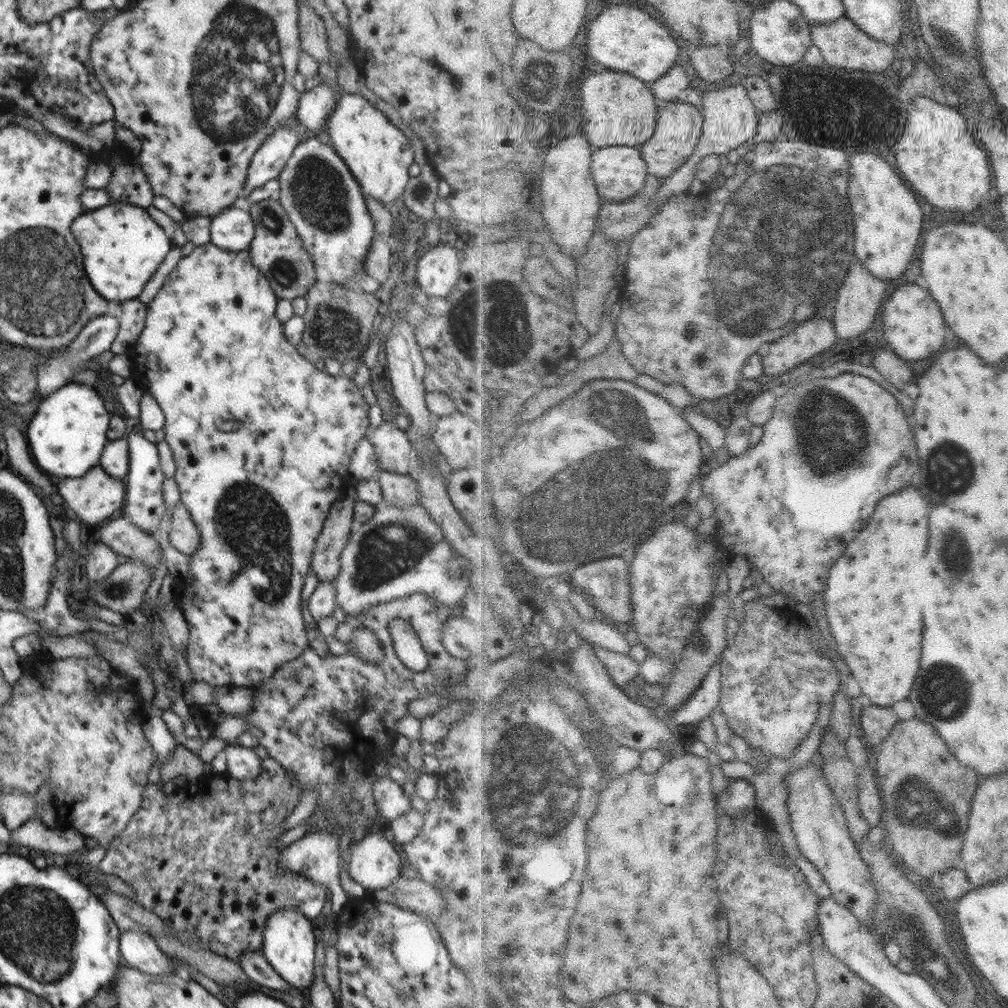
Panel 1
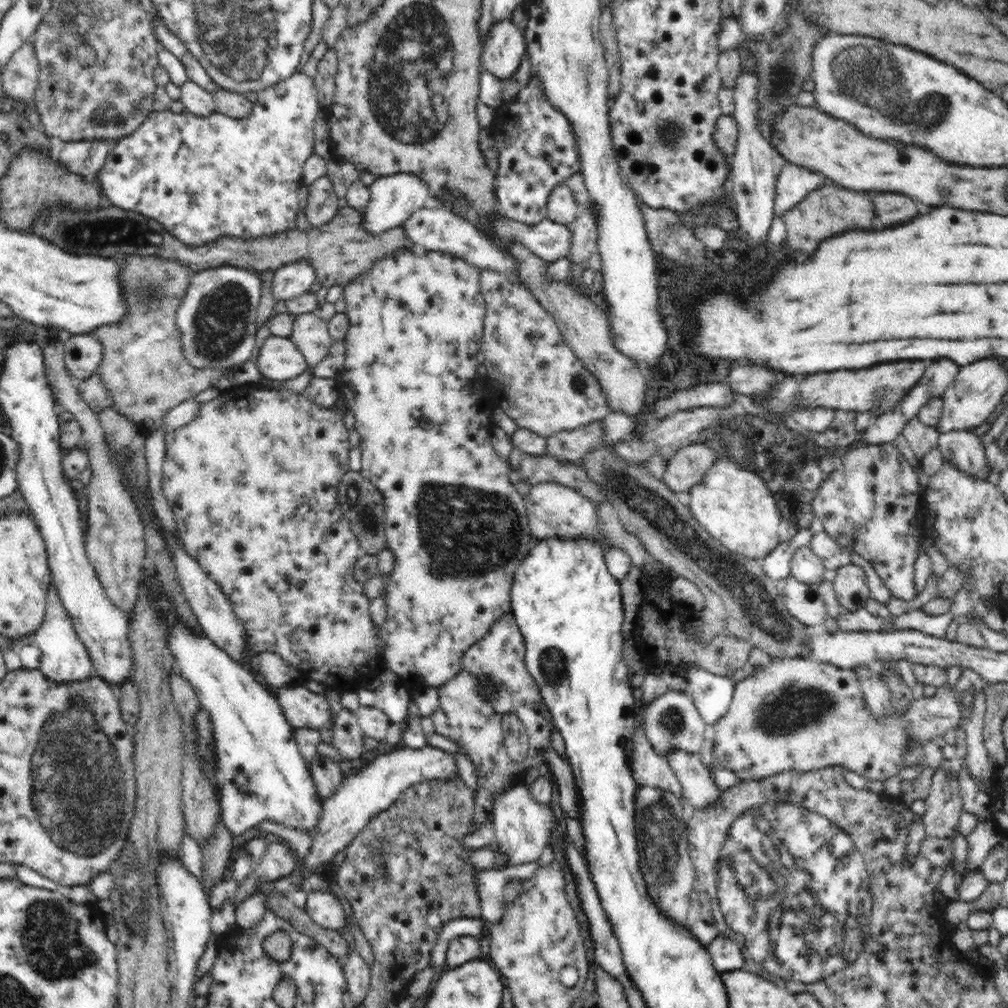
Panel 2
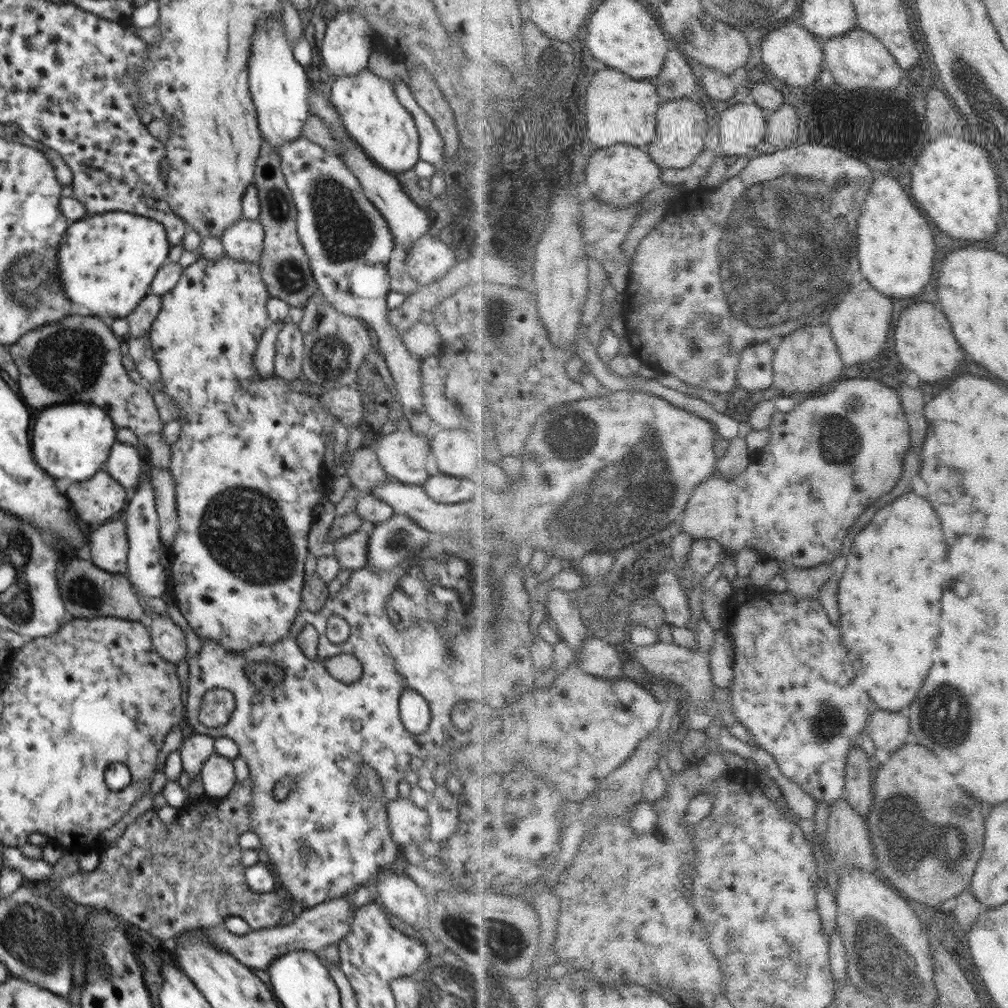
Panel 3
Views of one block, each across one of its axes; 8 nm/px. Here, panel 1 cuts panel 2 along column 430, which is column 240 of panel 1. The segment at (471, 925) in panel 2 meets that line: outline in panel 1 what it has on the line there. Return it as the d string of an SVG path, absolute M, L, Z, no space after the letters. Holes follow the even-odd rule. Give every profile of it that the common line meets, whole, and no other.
M261 952L242 953L240 966L254 984L267 986L281 992L287 992L292 988L274 971Z

